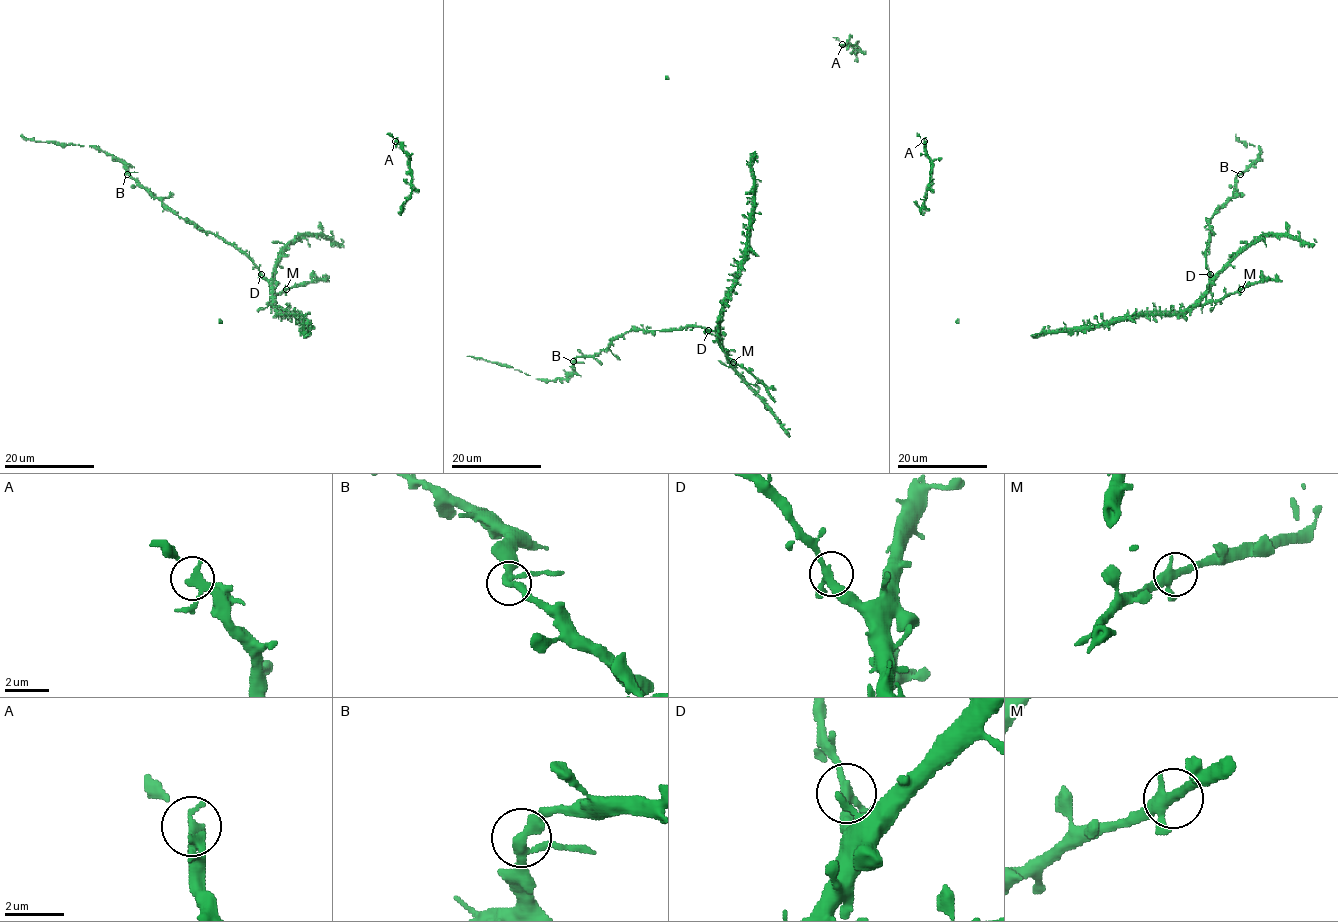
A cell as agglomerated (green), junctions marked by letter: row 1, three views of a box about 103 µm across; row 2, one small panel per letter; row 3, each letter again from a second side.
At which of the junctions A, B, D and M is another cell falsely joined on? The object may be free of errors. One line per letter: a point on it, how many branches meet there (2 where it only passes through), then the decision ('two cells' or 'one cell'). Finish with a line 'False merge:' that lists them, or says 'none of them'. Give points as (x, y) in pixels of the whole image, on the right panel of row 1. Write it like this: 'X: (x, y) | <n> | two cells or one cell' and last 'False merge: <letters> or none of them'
A: (924, 141) | 3 | one cell
B: (1240, 174) | 3 | one cell
D: (1210, 274) | 3 | one cell
M: (1241, 289) | 3 | one cell
False merge: none of them

